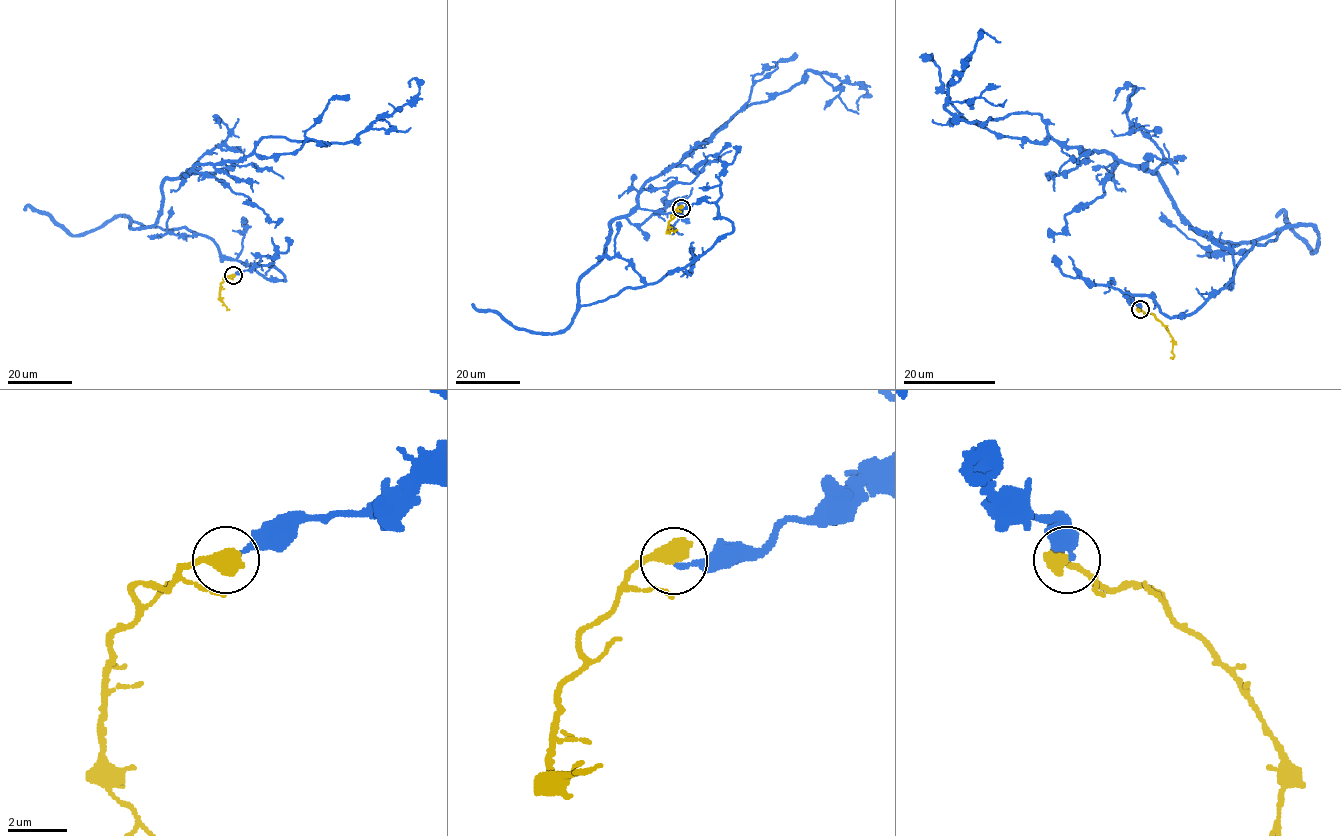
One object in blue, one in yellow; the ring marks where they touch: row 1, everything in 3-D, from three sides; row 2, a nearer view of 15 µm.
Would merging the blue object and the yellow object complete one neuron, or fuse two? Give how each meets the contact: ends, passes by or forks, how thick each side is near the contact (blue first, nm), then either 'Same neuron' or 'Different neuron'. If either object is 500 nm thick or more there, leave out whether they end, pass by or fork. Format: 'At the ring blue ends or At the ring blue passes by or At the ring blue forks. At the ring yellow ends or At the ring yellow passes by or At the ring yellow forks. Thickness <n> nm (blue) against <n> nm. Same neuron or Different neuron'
Thickness 160 nm (blue) against 600 nm. Different neuron

